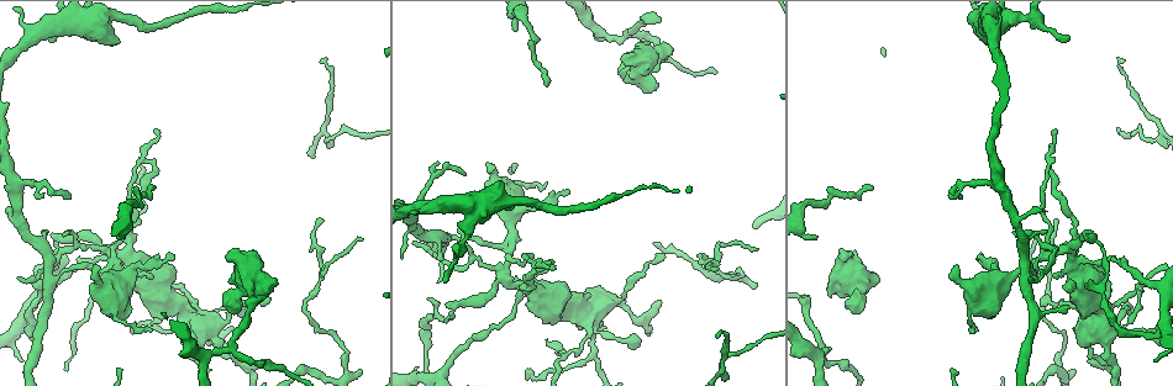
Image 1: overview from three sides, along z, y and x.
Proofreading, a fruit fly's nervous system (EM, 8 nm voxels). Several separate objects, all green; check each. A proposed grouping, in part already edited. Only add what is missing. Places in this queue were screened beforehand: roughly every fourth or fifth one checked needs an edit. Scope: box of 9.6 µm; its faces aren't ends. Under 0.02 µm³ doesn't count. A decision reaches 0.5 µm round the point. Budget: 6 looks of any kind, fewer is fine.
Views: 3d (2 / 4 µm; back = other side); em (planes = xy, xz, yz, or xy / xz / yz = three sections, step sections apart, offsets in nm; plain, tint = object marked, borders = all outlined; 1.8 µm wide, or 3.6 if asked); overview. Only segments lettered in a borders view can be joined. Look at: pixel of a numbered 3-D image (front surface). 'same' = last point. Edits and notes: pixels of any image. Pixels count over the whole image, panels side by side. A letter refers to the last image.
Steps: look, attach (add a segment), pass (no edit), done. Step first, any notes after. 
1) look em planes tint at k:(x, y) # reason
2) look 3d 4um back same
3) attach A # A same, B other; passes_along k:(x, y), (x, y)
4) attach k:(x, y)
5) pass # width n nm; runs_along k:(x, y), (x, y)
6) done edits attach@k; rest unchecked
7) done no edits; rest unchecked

look em xy step 16 borders at 1:(717, 270) # thin end

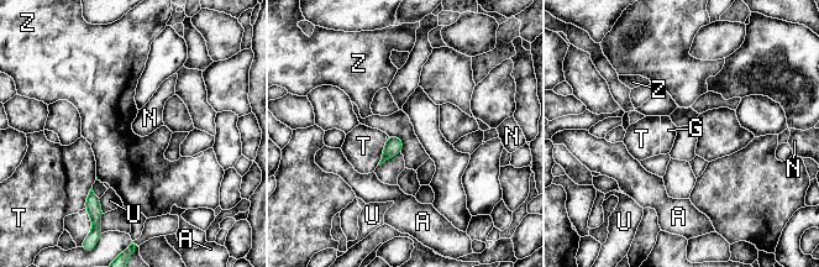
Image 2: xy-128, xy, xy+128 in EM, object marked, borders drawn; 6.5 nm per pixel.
look em planes borders same

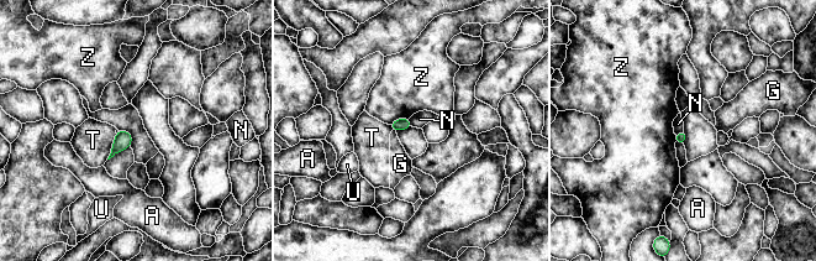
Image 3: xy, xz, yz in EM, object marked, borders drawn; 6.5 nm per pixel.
pass # A other, G other, N other, T other, U other, Z other; border 3:(408, 119), (412, 126); no lettered segment goes on from it

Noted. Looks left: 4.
look 3d 4um back at 1:(662, 253) # tapers out

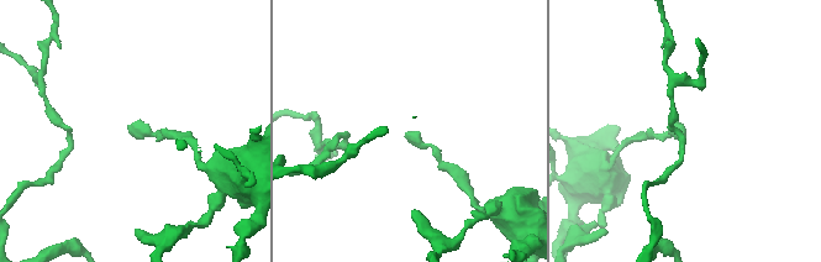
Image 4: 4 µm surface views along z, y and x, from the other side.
look em planes borders at 4:(132, 134) # shape alone is not enough

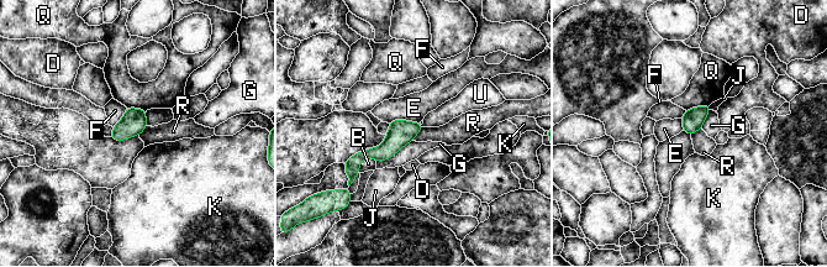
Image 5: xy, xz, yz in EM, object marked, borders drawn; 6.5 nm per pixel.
pass # B other, D other, E other, F other, G other, J other, K other, Q other, R other, U other; none of them fits

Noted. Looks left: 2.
look em 3.6um planes borders at 1:(441, 258) # branch stops here

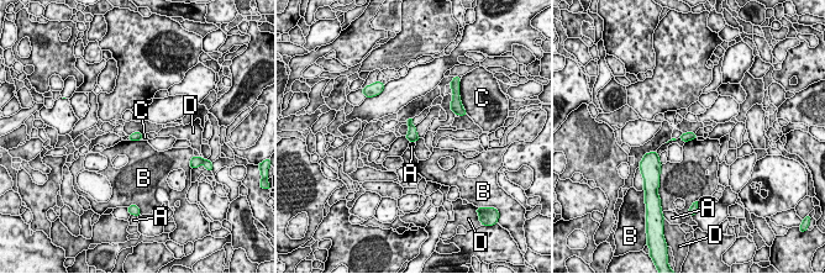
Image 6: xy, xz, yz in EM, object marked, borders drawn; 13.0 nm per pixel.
pass # width 120 nm; A other, B other, C other, D other; border 6:(414, 126), (420, 137); no lettered segment goes on from it

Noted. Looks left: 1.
done no edits; rest unchecked

